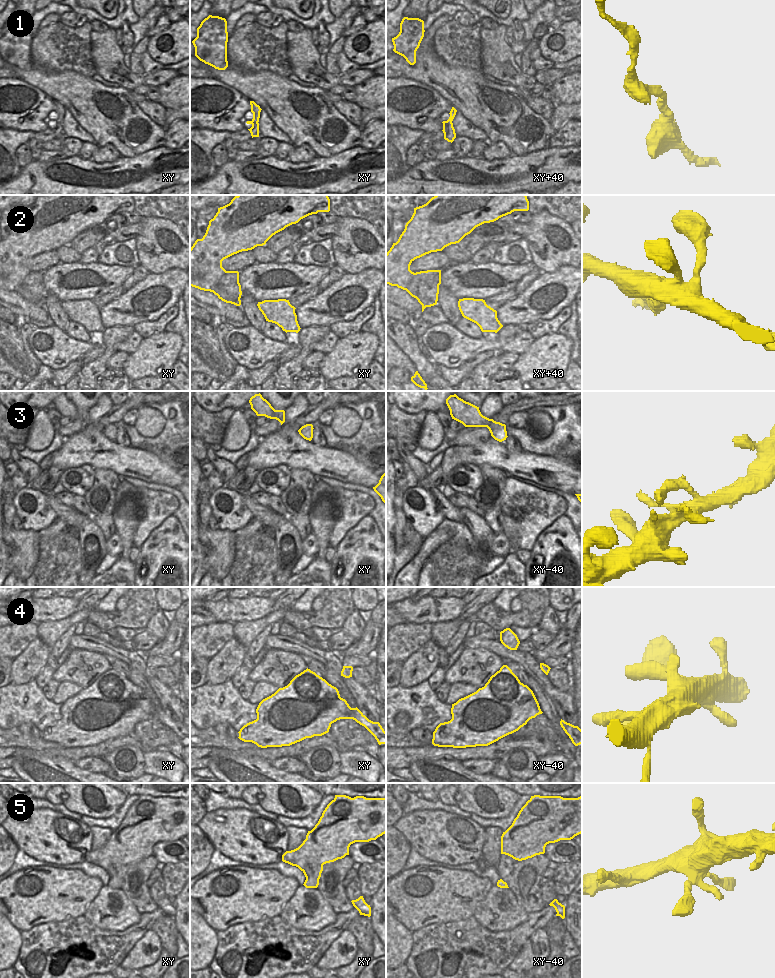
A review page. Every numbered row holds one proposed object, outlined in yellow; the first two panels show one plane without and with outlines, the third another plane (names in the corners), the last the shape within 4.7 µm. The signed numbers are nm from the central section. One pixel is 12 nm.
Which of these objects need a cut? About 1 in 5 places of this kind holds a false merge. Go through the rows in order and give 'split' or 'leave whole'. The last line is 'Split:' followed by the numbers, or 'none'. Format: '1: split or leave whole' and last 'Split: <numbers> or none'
1: leave whole
2: split
3: leave whole
4: leave whole
5: leave whole
Split: 2

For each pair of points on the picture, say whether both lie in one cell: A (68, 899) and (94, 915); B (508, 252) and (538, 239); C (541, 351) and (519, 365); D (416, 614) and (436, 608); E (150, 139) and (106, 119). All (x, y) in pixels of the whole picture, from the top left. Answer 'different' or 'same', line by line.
A: different
B: different
C: same
D: same
E: same

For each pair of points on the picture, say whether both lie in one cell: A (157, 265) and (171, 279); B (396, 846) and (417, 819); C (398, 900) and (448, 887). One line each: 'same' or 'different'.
A: different
B: different
C: same

